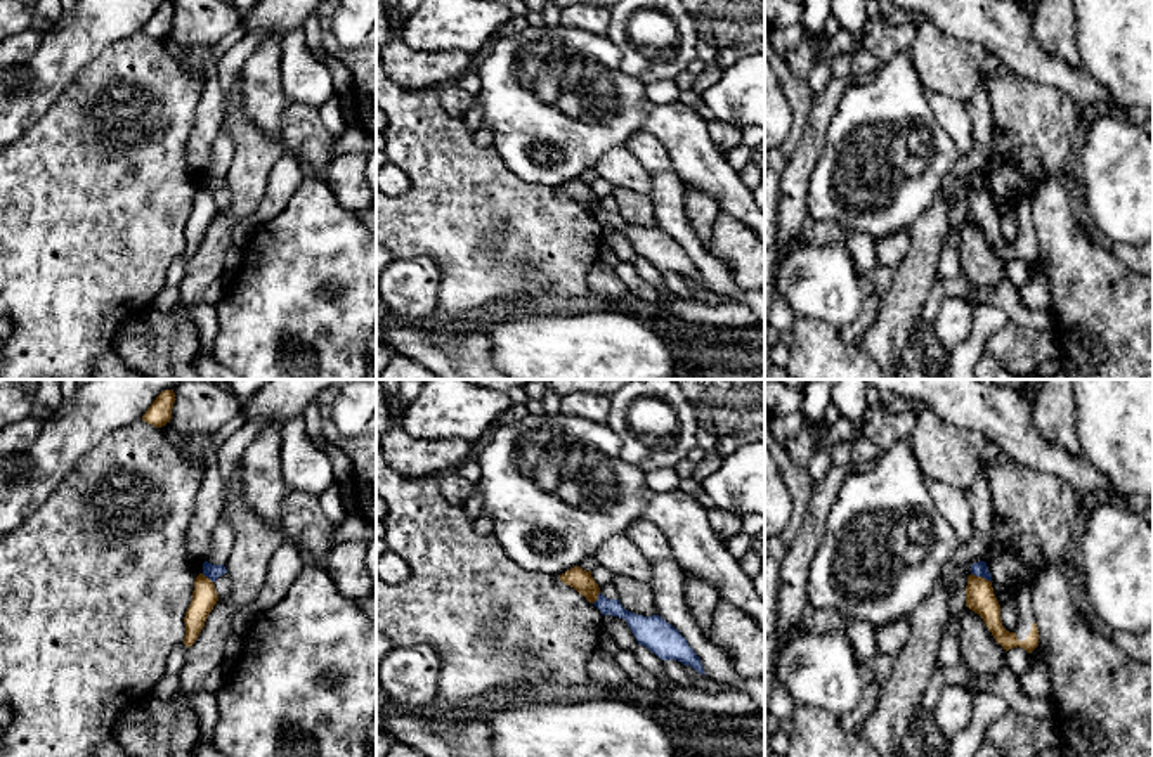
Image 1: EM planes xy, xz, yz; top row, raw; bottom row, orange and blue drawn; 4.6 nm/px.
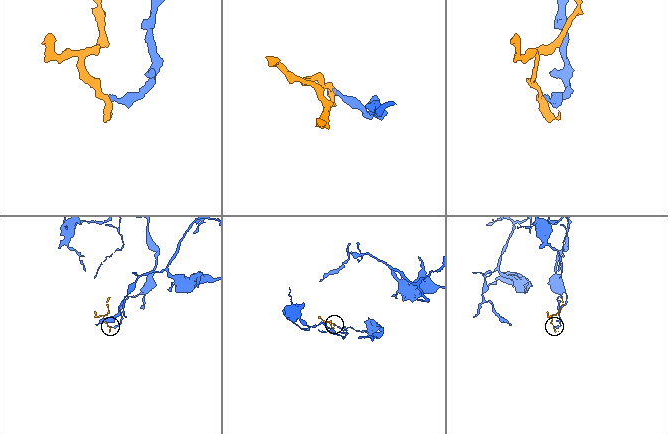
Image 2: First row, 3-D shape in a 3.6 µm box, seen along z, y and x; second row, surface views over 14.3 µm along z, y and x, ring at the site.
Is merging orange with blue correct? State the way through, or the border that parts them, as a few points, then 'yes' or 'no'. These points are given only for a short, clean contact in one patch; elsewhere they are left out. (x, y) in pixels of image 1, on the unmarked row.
border yz (971, 184), (990, 194); no

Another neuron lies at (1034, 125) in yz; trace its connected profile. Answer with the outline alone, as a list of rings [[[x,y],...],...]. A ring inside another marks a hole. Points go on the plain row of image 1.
[[[992,74],[987,92],[993,130],[985,175],[1000,217],[1051,177],[1065,175],[1085,111],[1059,88],[1018,74]]]

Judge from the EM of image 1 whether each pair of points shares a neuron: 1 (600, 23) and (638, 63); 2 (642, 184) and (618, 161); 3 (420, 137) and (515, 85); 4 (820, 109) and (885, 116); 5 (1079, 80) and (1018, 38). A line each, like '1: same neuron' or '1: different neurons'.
1: different neurons
2: same neuron
3: different neurons
4: different neurons
5: same neuron

